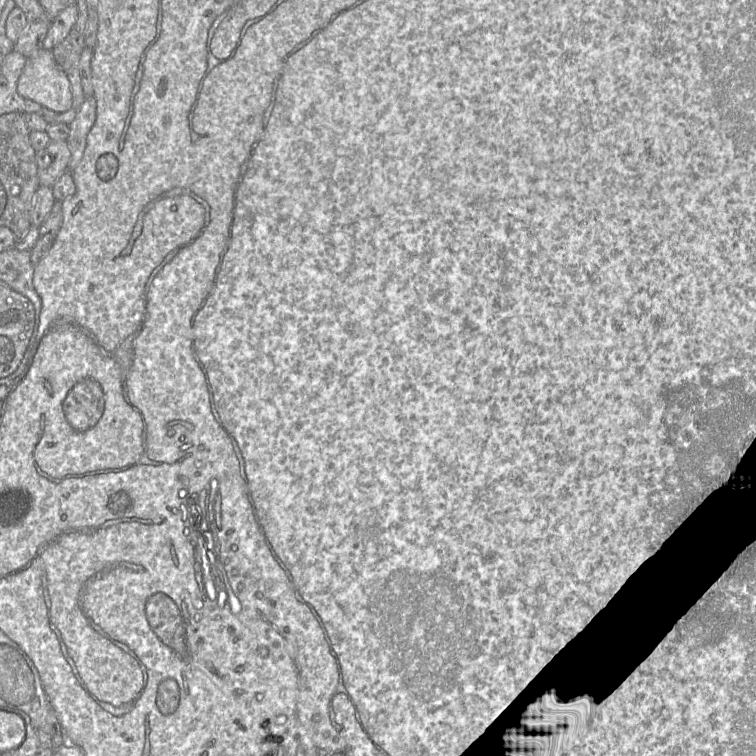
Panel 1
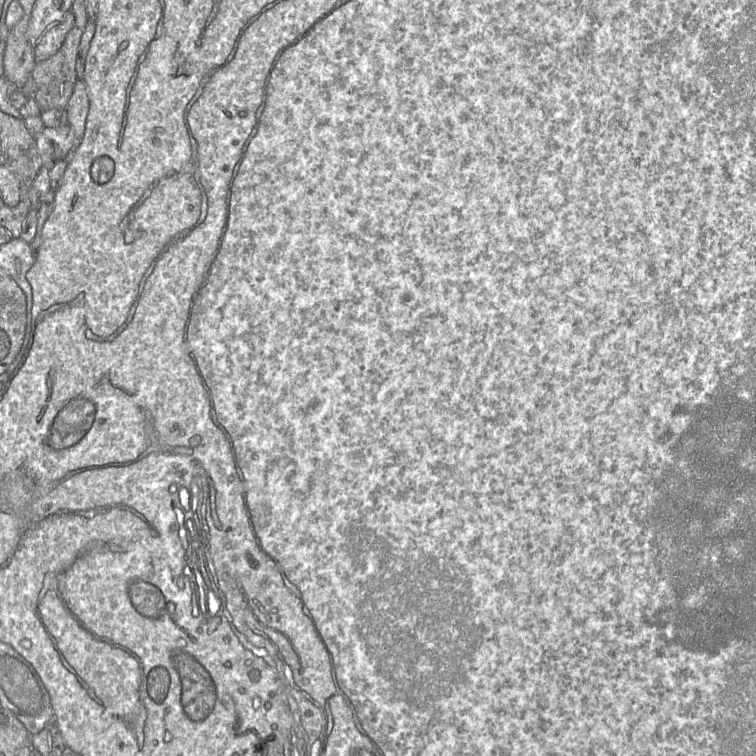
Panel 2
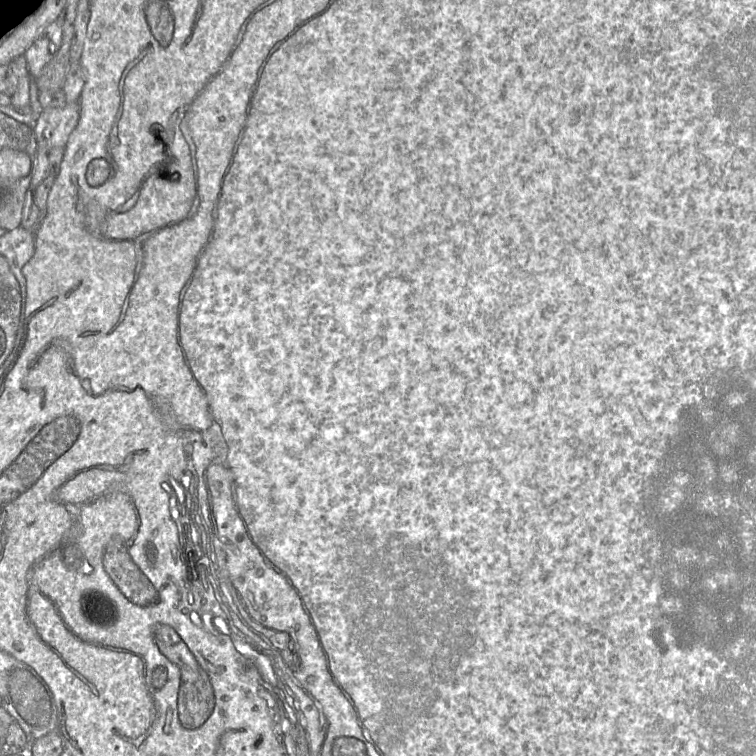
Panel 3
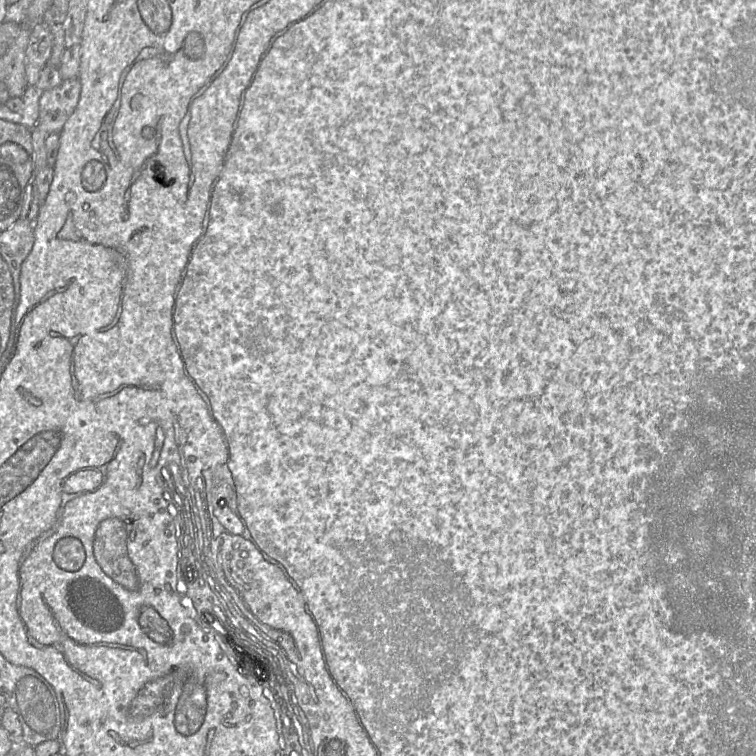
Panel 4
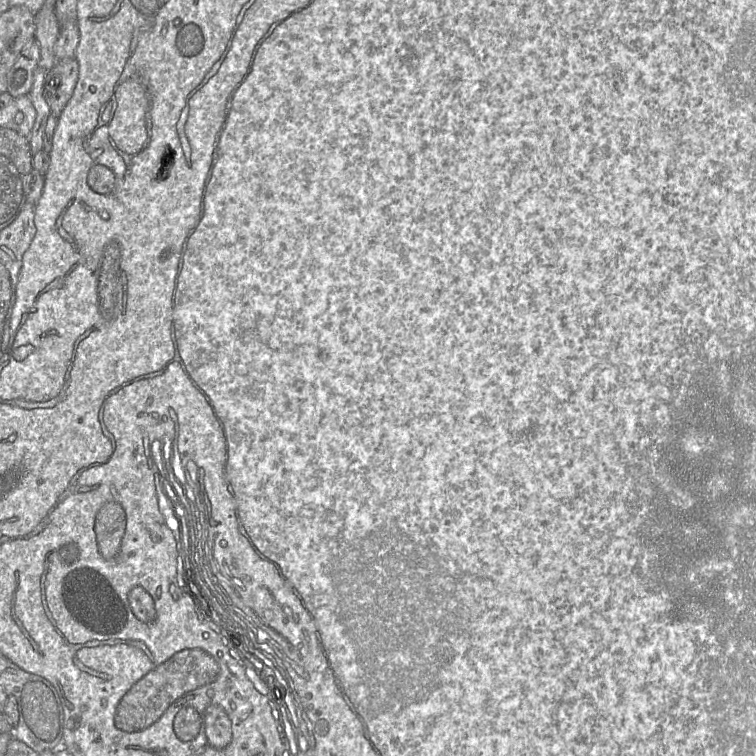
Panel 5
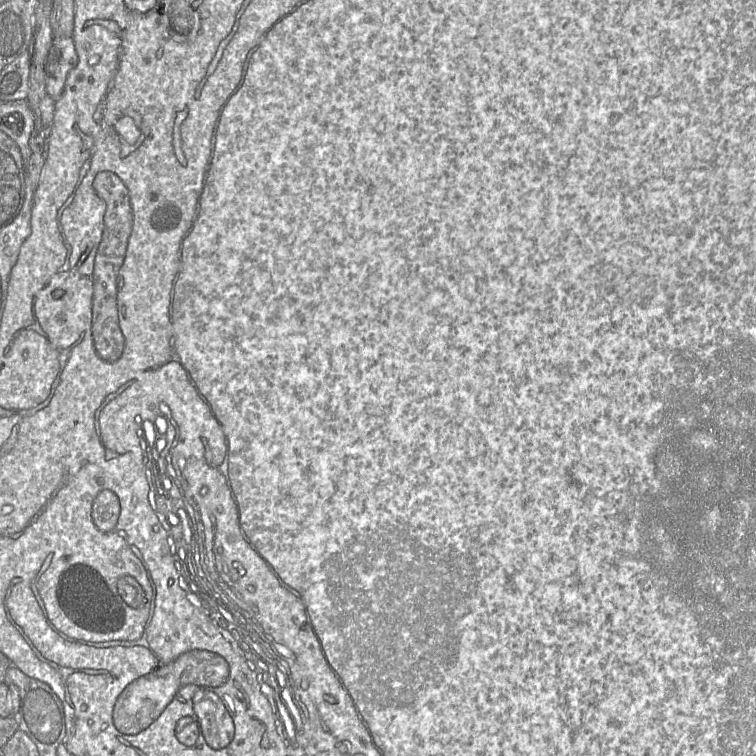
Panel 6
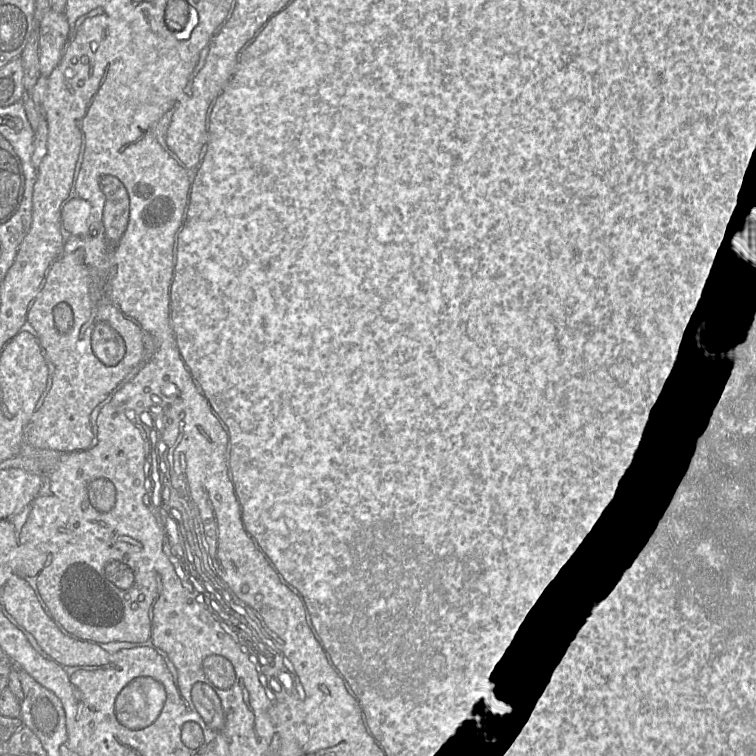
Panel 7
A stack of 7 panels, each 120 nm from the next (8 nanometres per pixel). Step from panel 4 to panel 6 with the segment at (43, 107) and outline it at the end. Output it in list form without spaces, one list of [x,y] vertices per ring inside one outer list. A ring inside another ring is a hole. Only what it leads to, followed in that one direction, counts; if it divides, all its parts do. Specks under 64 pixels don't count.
[[[54,37],[45,63],[45,79],[47,95],[55,102],[63,94],[67,76],[77,63],[73,37]]]

